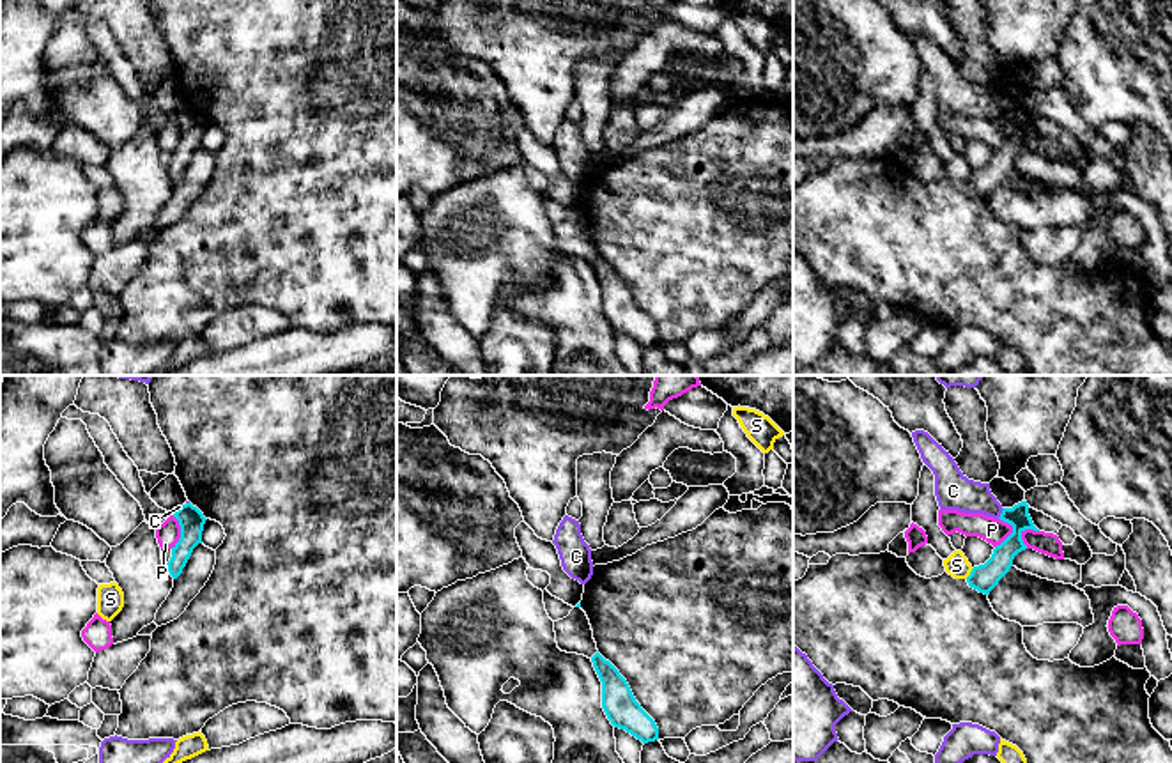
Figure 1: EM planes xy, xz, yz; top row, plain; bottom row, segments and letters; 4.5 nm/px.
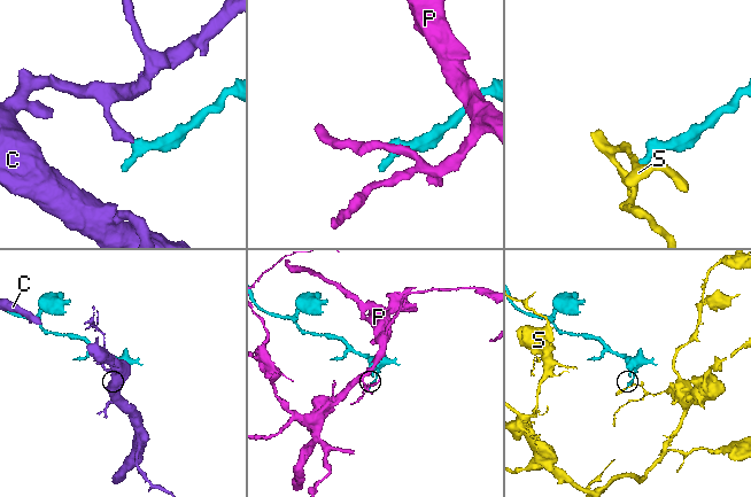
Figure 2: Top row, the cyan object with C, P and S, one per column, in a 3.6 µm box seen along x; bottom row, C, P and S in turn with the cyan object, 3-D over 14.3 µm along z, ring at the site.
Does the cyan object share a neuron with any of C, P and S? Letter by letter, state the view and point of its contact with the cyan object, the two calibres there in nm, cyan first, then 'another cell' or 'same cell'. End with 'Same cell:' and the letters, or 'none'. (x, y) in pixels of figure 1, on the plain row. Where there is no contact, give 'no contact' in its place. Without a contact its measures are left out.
C: meets cyan in yz at (1001, 117); 100 nm thick on the cyan side, 170 nm on the other; another cell
P: meets cyan in yz at (1013, 135); 120 nm thick on the cyan side, 110 nm on the other; another cell
S: meets cyan in yz at (971, 177); 120 nm thick on the cyan side, 110 nm on the other; another cell
Same cell: none

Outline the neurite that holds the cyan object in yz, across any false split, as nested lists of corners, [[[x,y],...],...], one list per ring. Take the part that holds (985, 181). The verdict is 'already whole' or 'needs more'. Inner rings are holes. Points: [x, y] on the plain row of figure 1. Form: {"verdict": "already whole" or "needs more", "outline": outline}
{"verdict": "already whole", "outline": [[[1022,104],[1013,112],[1004,112],[999,122],[1011,127],[1013,136],[993,152],[991,161],[984,168],[974,170],[967,181],[968,189],[984,198],[990,198],[999,184],[1009,175],[1014,159],[1027,152],[1022,136],[1025,133],[1039,135],[1029,119],[1027,104]]]}

